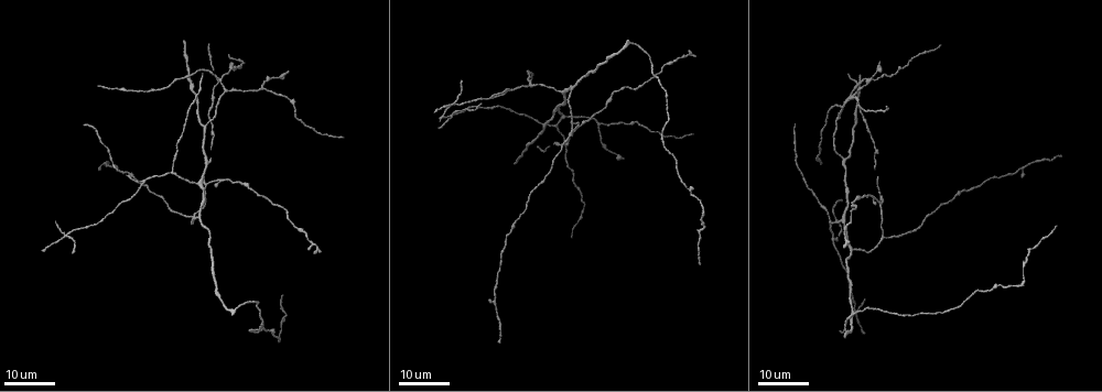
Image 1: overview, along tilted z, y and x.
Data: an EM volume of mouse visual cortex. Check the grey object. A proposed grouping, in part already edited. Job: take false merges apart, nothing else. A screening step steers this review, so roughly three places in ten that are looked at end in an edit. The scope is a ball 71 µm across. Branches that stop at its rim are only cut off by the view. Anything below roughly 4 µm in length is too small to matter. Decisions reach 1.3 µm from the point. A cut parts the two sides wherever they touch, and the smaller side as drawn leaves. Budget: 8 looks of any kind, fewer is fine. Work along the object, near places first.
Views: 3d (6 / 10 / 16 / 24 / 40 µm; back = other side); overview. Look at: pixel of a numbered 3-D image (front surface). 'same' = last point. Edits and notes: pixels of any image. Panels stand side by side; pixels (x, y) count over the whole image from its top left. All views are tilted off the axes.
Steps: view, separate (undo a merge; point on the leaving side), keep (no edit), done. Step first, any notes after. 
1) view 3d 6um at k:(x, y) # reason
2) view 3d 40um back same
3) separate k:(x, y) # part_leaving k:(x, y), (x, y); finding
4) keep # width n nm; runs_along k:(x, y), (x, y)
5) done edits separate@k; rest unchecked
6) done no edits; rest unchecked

view 3d 16um at 1:(845, 159) # three arms meet

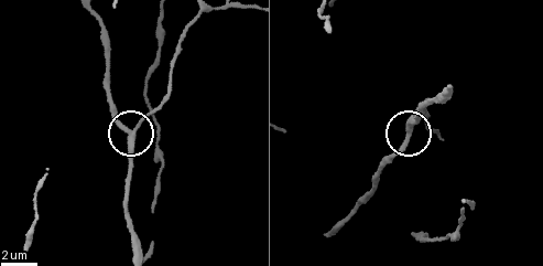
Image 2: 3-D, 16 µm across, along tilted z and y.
view 3d 10um at 2:(408, 130) # closer look

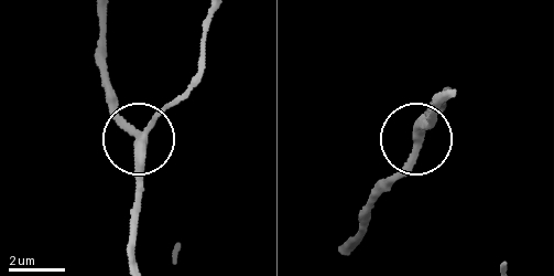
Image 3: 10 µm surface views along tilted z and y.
keep # width 270 nm; all the same neuron

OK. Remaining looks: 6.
view 3d 24um at 1:(573, 121) # three arms meet

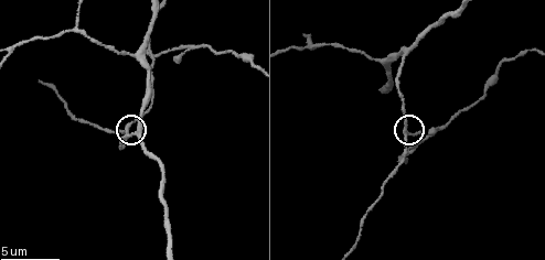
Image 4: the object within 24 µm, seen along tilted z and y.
view 3d 10um at 4:(406, 137)

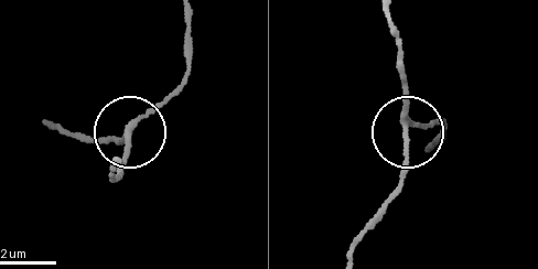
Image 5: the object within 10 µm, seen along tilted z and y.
keep # arms 3; runs_along 5:(386, 15), (409, 128), (442, 120); one neuron here

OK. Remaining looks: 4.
view 3d 16um at 1:(1000, 283) # thin neck

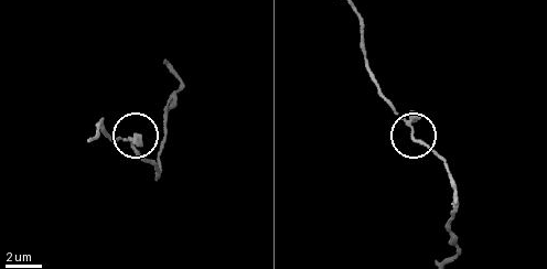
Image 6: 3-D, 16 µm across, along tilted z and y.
view 3d 6um at 6:(413, 134)

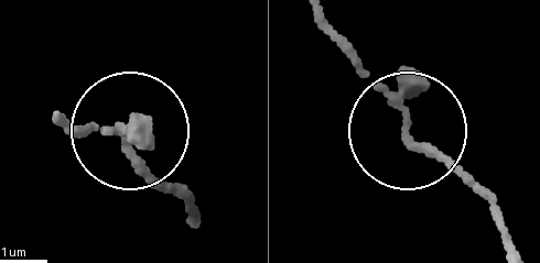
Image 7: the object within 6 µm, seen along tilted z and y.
view 3d 6um back at 7:(407, 133)

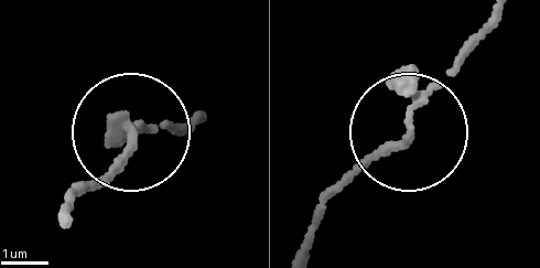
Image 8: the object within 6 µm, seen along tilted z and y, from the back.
keep # runs_along 8:(492, 21), (417, 103), (403, 140), (323, 199); one neuron here

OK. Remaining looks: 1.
view 3d 16um at 4:(407, 53) # arms part here

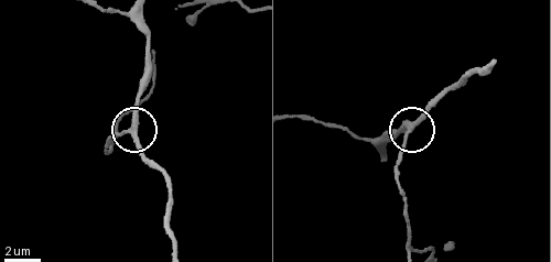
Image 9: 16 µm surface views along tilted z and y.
keep # side_arm 62 um; arms 3; continuous, no second neuron

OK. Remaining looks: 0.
done no edits; rest unchecked

